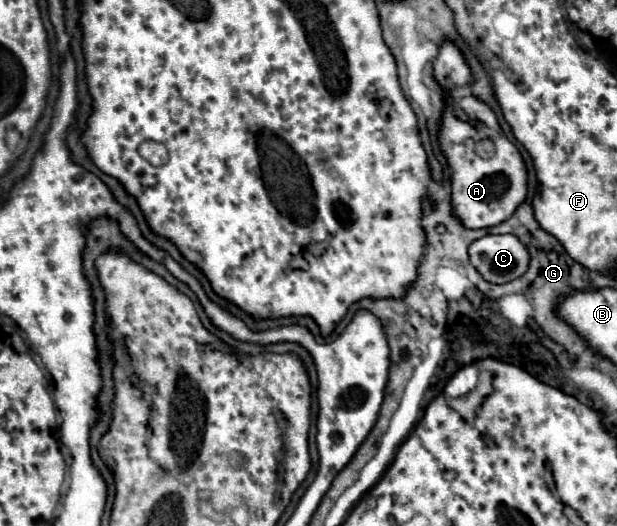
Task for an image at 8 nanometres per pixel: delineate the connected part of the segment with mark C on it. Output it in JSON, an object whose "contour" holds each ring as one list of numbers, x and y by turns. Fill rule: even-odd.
{"contour":[[485,235,469,245,469,261,489,283,507,283,525,273,529,253,513,235]]}

